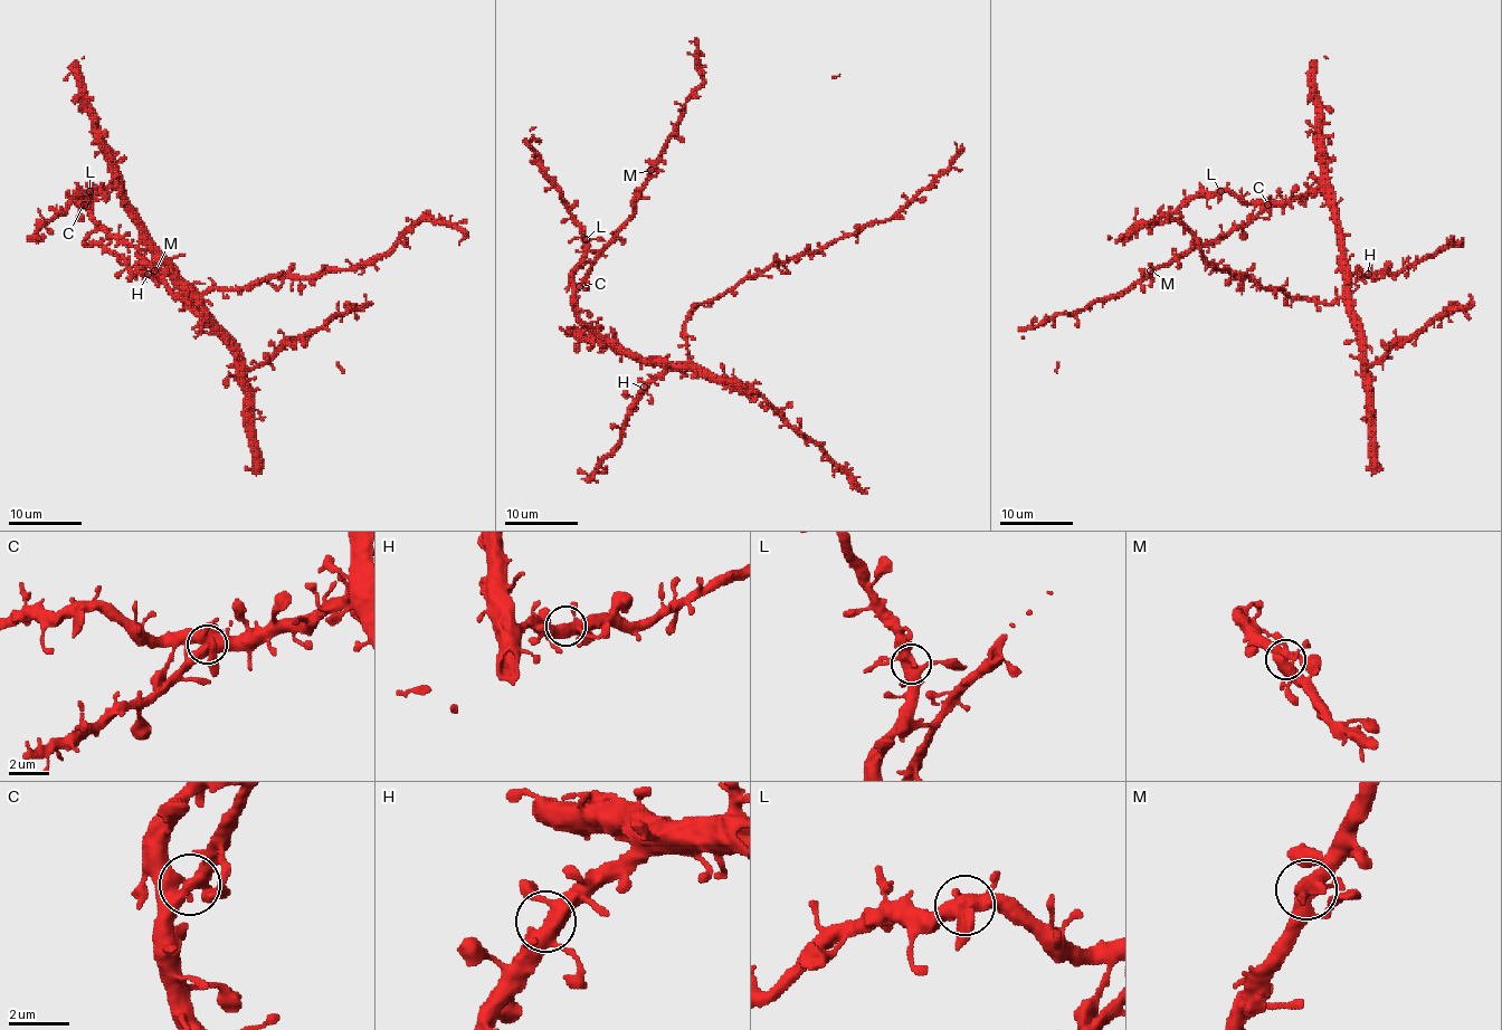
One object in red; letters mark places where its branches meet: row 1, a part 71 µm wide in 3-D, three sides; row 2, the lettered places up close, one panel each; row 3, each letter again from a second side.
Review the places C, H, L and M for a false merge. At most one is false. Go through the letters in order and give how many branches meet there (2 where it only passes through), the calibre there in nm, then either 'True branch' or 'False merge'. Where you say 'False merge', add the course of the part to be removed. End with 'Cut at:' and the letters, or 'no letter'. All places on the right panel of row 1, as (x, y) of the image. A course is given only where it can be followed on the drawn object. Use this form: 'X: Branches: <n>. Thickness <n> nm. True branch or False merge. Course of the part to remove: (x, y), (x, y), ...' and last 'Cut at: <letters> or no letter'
C: Branches: 5. Thickness 400 nm. True branch
H: Branches: 5. Thickness 440 nm. True branch
L: Branches: 5. Thickness 460 nm. True branch
M: Branches: 5. Thickness 400 nm. True branch
Cut at: no letter

